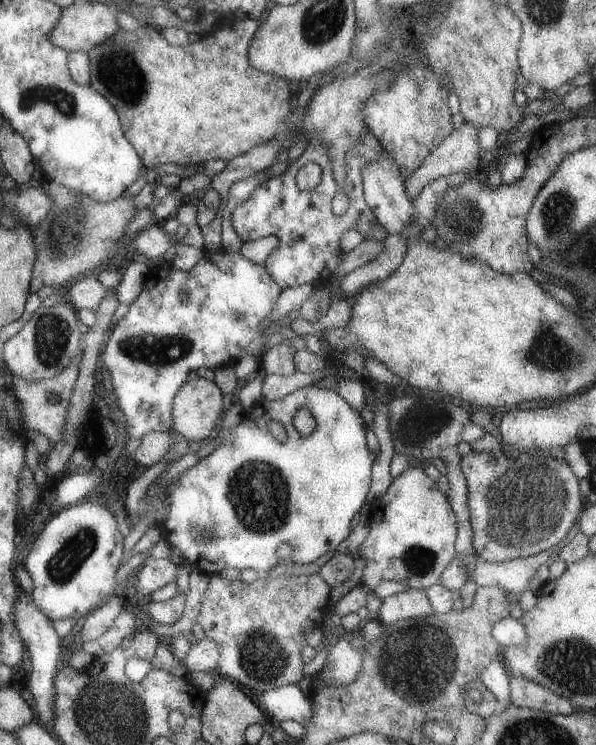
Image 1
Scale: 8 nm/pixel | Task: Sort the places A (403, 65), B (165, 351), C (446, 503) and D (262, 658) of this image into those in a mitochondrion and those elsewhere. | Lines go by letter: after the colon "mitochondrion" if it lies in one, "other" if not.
A: other
B: mitochondrion
C: other
D: mitochondrion

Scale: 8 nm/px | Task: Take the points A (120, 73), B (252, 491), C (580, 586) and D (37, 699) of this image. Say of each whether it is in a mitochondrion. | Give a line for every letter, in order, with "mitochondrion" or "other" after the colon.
A: mitochondrion
B: mitochondrion
C: other
D: other

